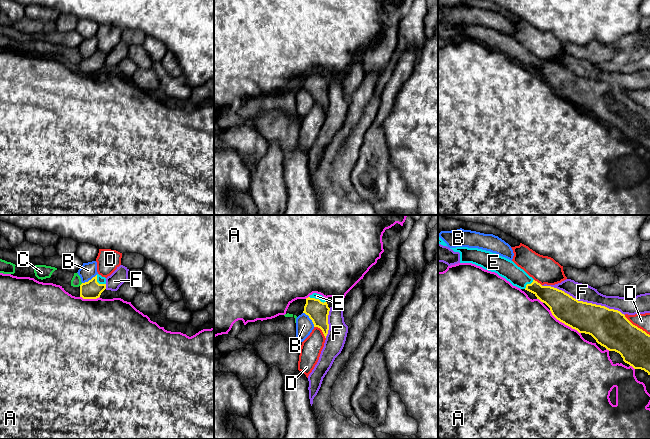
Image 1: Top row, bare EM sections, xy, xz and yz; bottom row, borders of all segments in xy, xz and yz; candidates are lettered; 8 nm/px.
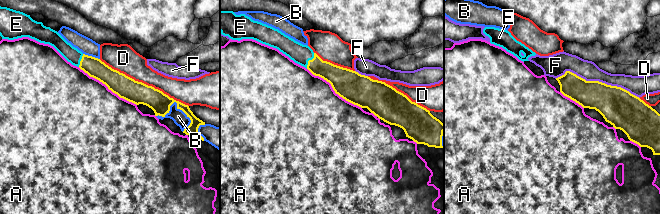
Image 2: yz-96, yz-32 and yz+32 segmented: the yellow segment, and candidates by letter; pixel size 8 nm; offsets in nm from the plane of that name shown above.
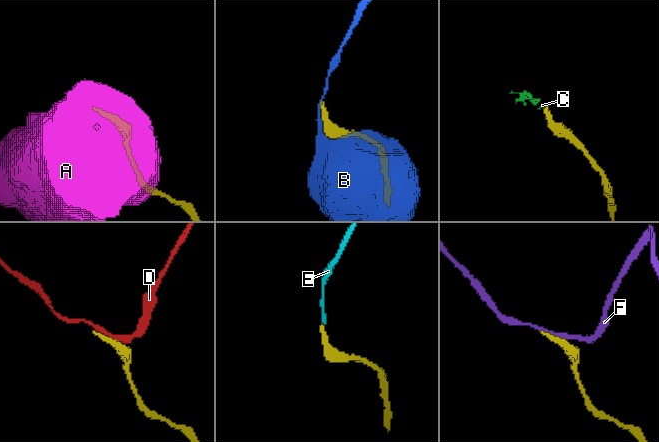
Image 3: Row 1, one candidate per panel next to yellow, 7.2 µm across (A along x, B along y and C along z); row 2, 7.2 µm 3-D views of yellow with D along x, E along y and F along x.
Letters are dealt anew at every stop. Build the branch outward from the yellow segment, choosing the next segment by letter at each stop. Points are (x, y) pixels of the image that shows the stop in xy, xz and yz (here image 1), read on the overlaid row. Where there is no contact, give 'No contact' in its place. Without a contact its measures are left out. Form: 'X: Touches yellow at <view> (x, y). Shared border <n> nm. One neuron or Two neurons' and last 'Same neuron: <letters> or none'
A: Touches yellow at yz (564, 323). Shared border 320 nm. Two neurons
B: Touches yellow at xz (310, 318). Shared border 150 nm. Two neurons
C: Touches yellow at xy (81, 284). Shared border 40 nm. Two neurons
D: Touches yellow at yz (636, 326). Shared border 260 nm. Two neurons
E: Touches yellow at xz (317, 299). Shared border 140 nm. One neuron
F: Touches yellow at yz (582, 301). Shared border 700 nm. Two neurons
Same neuron: E

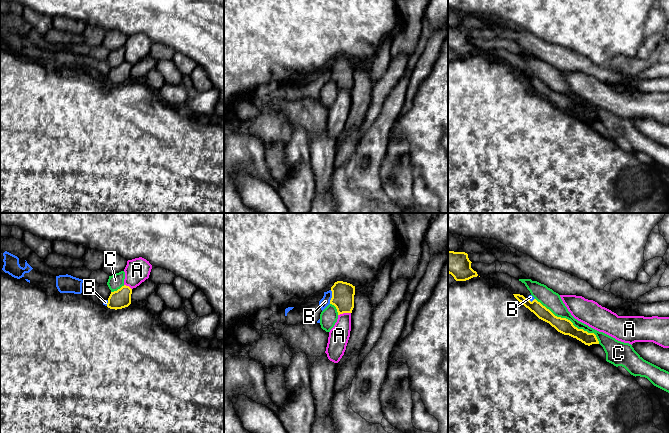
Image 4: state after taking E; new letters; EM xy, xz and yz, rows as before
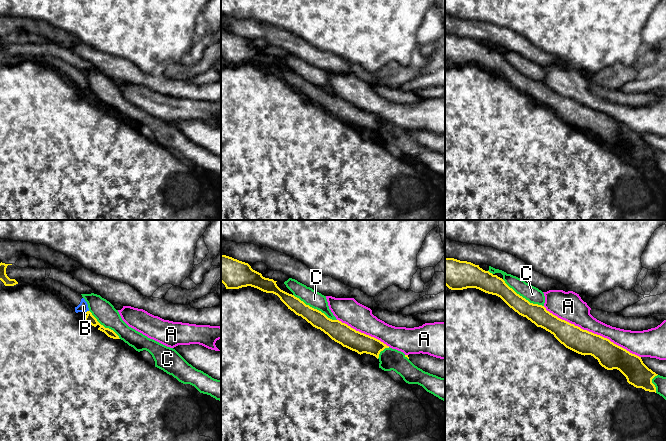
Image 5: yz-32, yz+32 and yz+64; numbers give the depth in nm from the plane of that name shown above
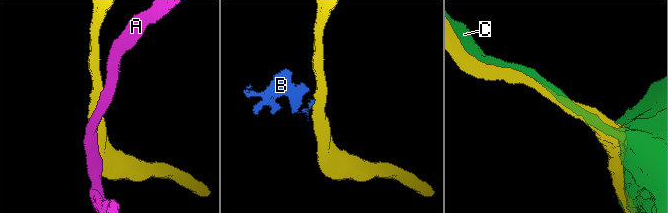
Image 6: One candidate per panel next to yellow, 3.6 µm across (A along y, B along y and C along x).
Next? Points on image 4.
A: Touches yellow at xz (344, 312). Shared border 110 nm. Two neurons
B: Touches yellow at xz (332, 297). Shared border 110 nm. Two neurons
C: Touches yellow at yz (569, 320). Shared border 650 nm. Two neurons
Same neuron: none

